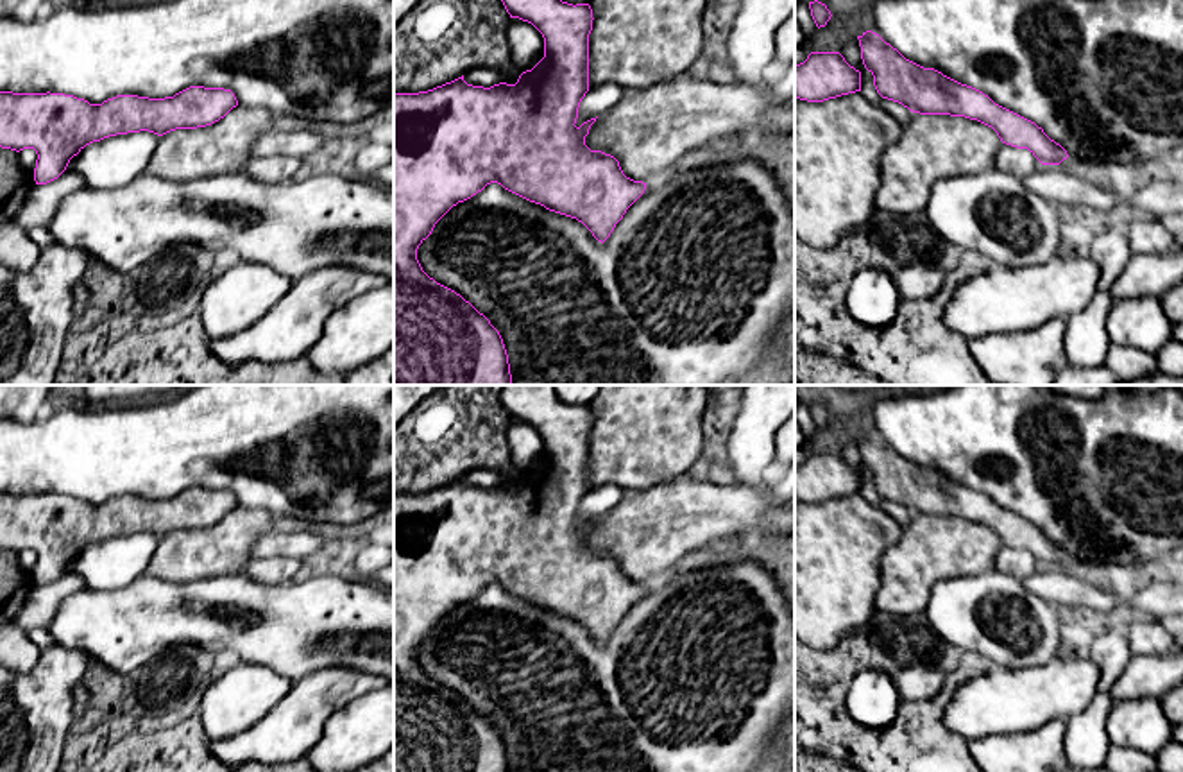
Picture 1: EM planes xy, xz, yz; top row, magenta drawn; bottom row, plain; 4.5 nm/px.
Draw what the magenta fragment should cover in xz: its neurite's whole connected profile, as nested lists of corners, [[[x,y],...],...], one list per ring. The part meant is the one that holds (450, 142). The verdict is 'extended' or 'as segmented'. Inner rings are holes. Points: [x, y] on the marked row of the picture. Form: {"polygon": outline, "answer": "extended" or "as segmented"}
{"polygon": [[[562,0],[501,2],[510,18],[532,23],[544,38],[544,57],[523,72],[515,84],[483,88],[467,84],[462,75],[428,91],[394,93],[394,385],[514,385],[499,331],[460,294],[430,278],[417,260],[419,245],[453,206],[498,183],[530,202],[576,219],[603,244],[646,190],[646,183],[623,174],[614,156],[585,145],[596,118],[574,125],[589,91],[591,5]]], "answer": "as segmented"}

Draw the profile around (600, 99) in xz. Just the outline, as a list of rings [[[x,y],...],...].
[[[605,82],[585,93],[578,107],[576,127],[583,122],[600,116],[603,111],[617,104],[626,90],[616,82]]]

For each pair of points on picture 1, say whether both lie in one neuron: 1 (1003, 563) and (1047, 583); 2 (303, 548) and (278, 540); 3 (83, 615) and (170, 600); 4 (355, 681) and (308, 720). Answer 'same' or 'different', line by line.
1: different
2: same
3: same
4: same

